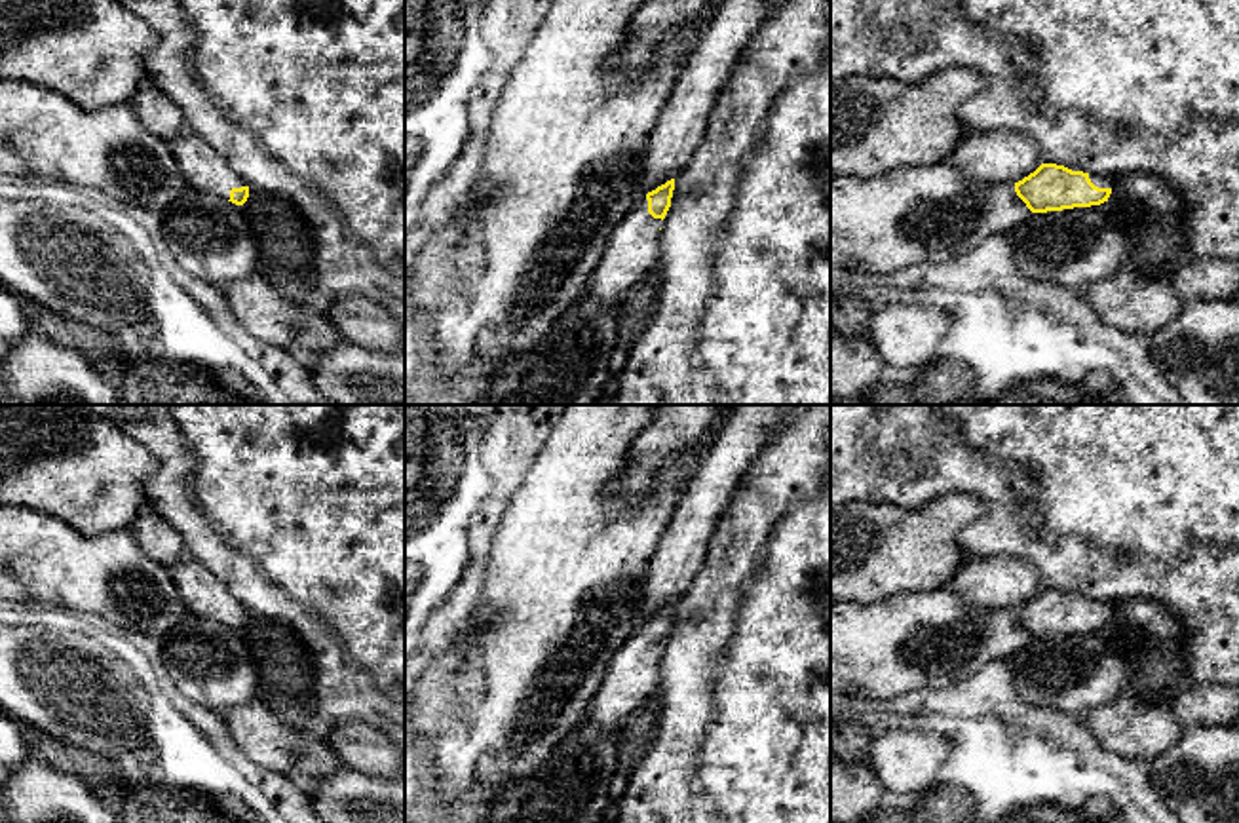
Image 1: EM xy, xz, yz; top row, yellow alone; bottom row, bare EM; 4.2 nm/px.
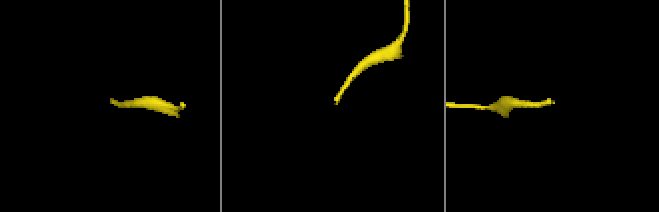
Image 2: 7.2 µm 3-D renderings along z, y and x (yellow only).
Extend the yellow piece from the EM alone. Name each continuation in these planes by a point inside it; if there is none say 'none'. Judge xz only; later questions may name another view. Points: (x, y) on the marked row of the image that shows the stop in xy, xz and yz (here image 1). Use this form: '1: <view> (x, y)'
1: xz (631, 251)

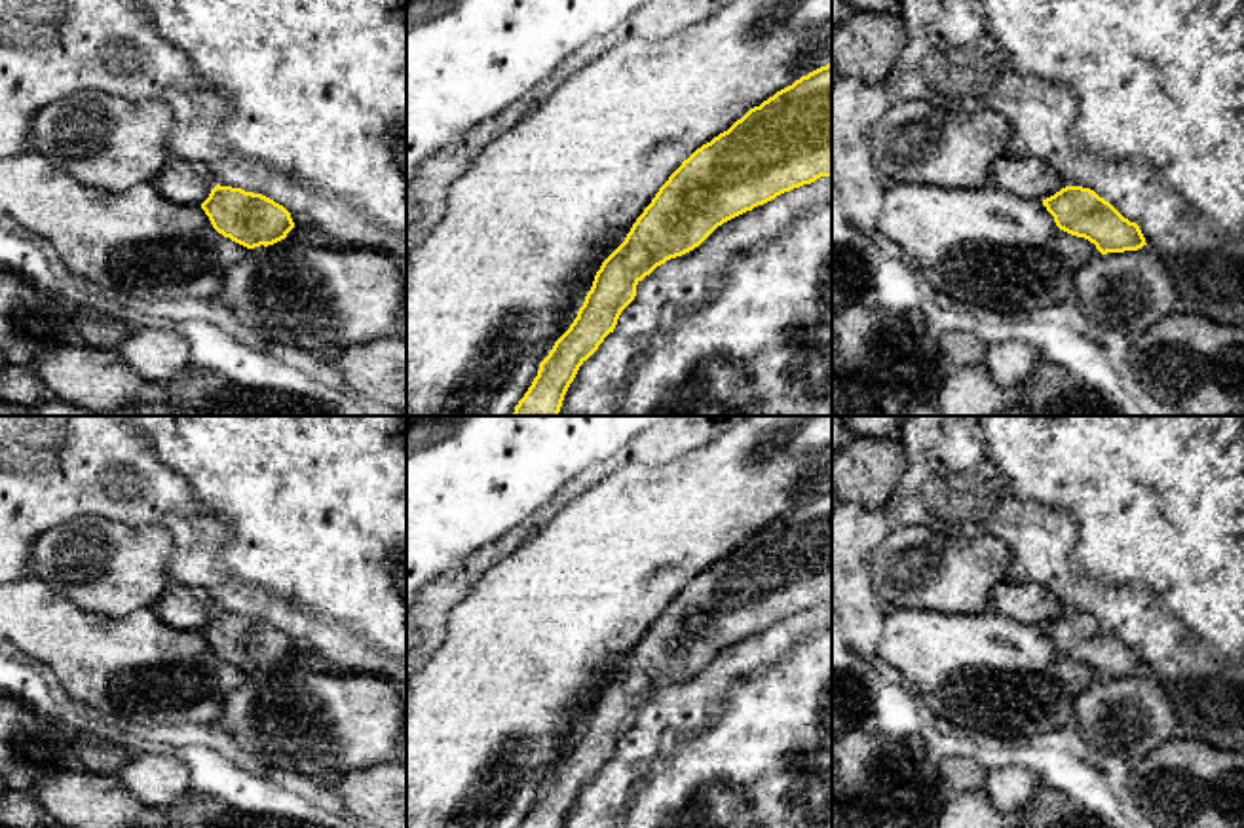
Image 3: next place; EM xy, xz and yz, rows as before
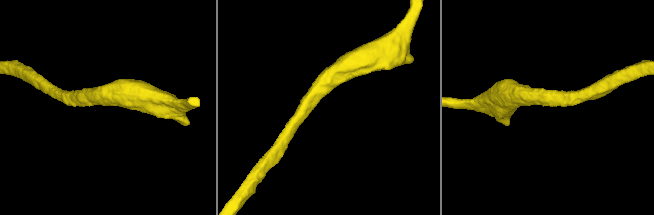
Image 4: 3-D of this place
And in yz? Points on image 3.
none

